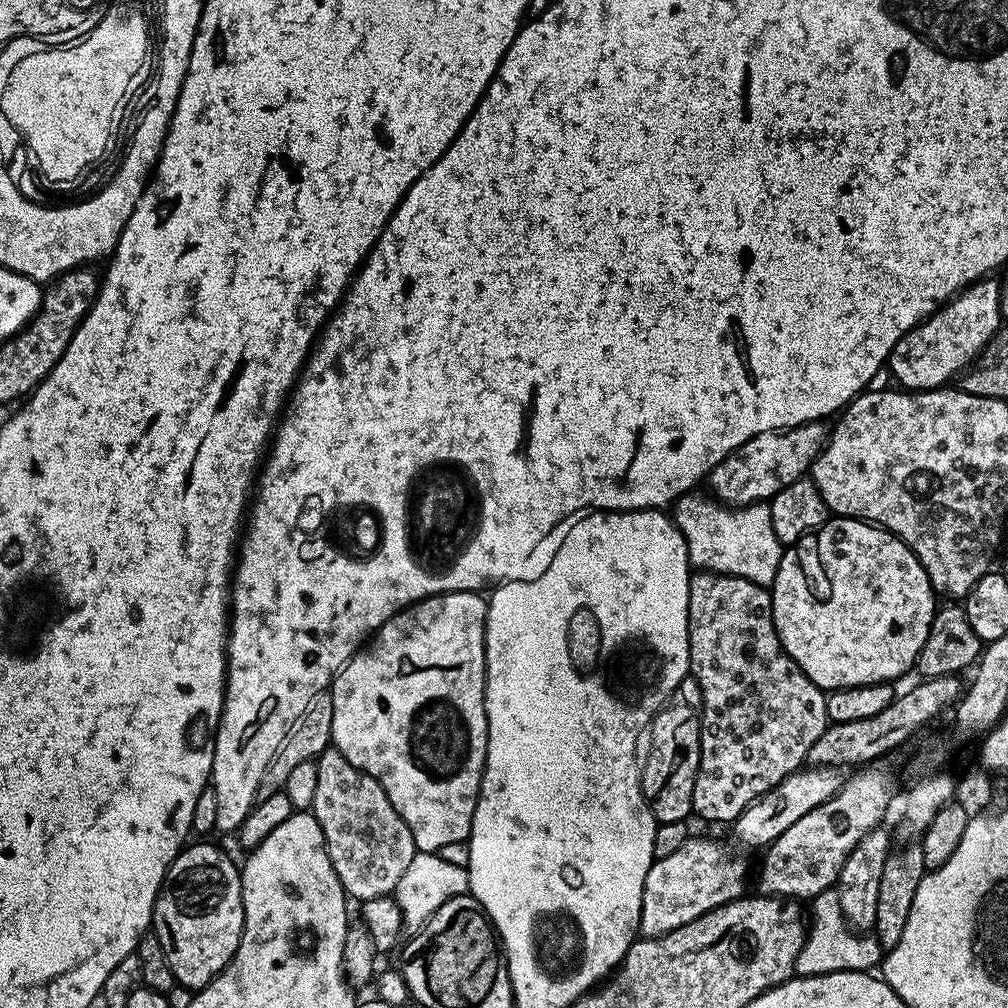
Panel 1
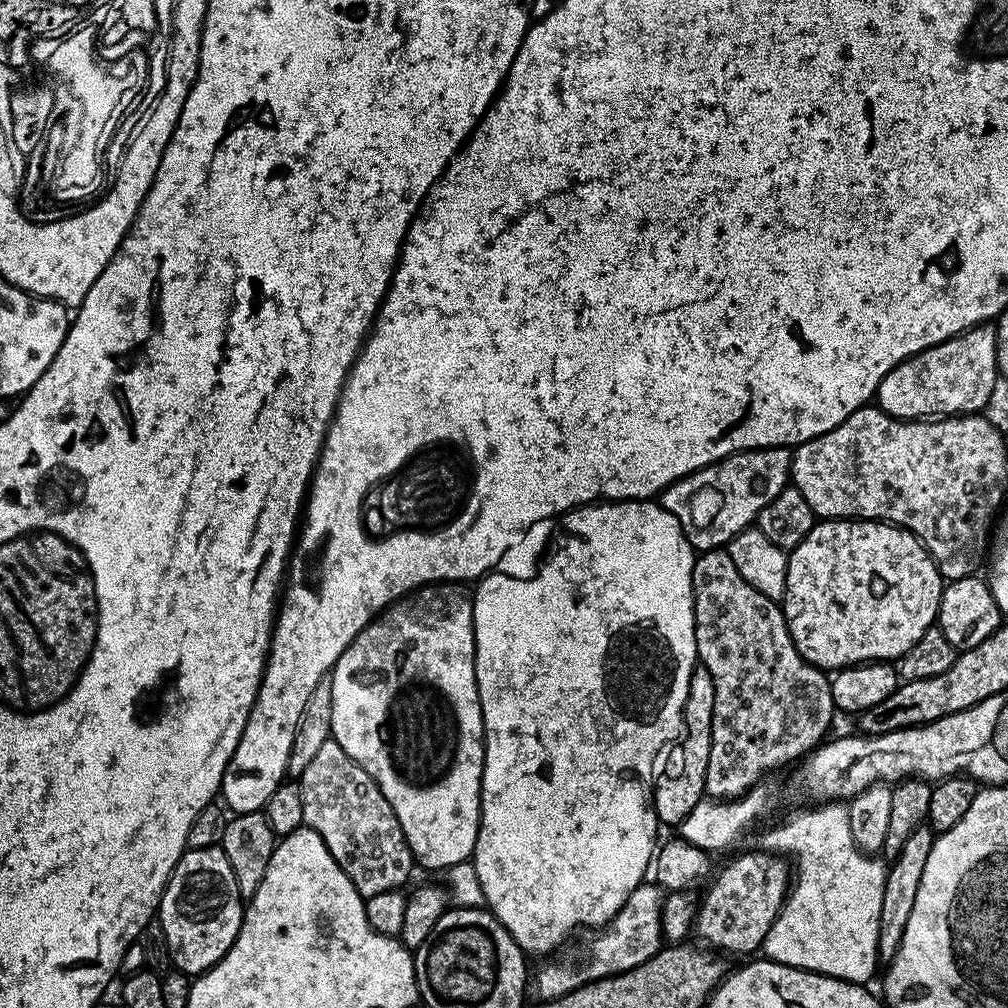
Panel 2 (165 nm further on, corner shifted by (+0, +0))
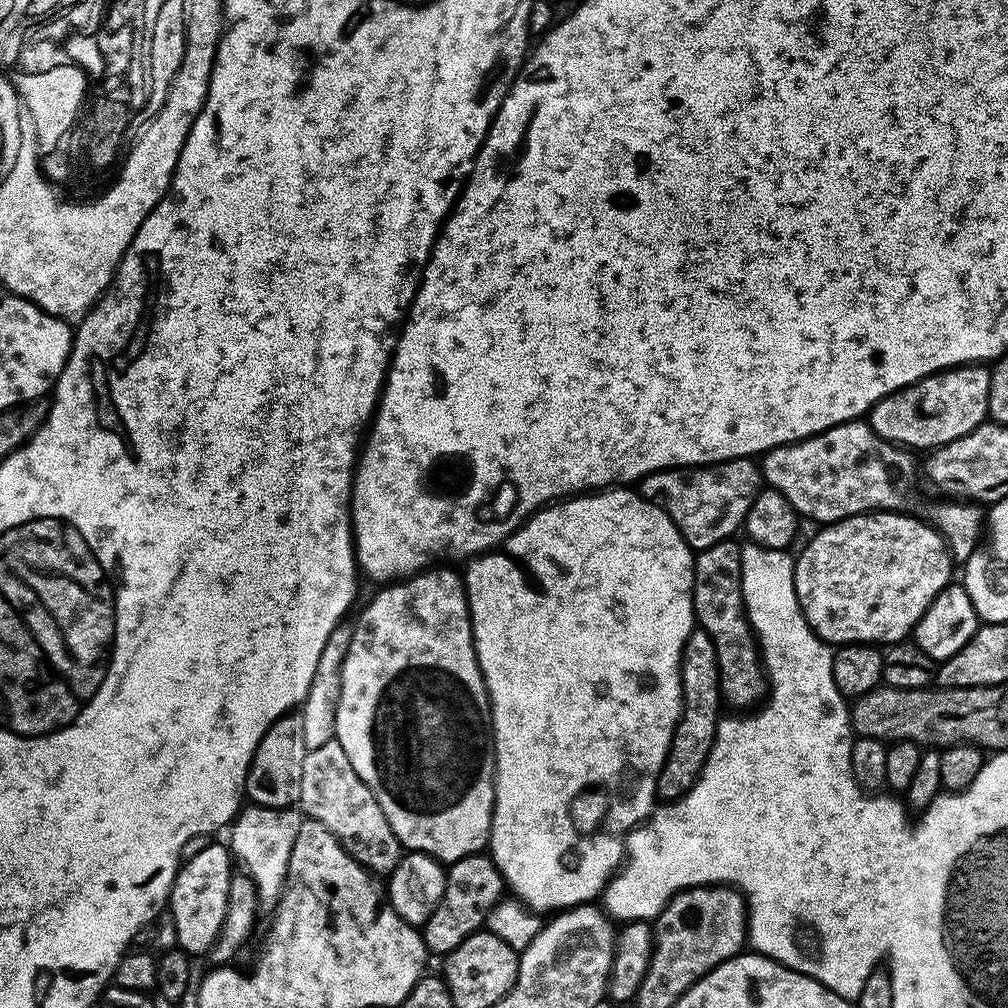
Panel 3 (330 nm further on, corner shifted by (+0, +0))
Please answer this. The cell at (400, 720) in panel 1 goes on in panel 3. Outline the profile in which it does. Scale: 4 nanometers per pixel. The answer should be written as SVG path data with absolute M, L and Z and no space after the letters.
M432 566L427 570L413 574L399 582L389 583L364 609L360 617L354 620L350 650L342 666L342 694L338 698L336 715L336 735L334 739L346 750L350 766L370 786L386 822L394 830L405 849L425 852L441 862L461 860L477 855L487 845L488 835L492 833L492 807L496 797L496 751L492 745L492 705L488 702L488 688L484 684L484 675L476 657L476 643L472 637L472 615L468 613L468 593L464 590L461 573L451 572L448 566Z

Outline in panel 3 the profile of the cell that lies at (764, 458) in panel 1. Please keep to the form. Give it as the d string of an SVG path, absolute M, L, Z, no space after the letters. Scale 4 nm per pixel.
M751 459L722 460L718 464L707 466L685 466L683 468L669 468L663 472L651 472L649 476L639 481L638 491L646 500L660 505L665 514L674 522L682 538L693 550L709 548L720 540L735 537L738 529L743 525L746 514L754 502L754 498L762 490L762 472L756 468Z

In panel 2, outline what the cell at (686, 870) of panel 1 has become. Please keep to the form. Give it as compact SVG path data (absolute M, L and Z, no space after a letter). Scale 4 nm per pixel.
M642 882L632 891L630 898L614 914L607 925L593 931L589 940L584 940L576 949L564 946L543 961L540 969L534 972L534 988L541 1001L557 1000L587 984L595 984L607 976L617 976L642 966L662 947L662 906L664 896L661 889L652 882Z

